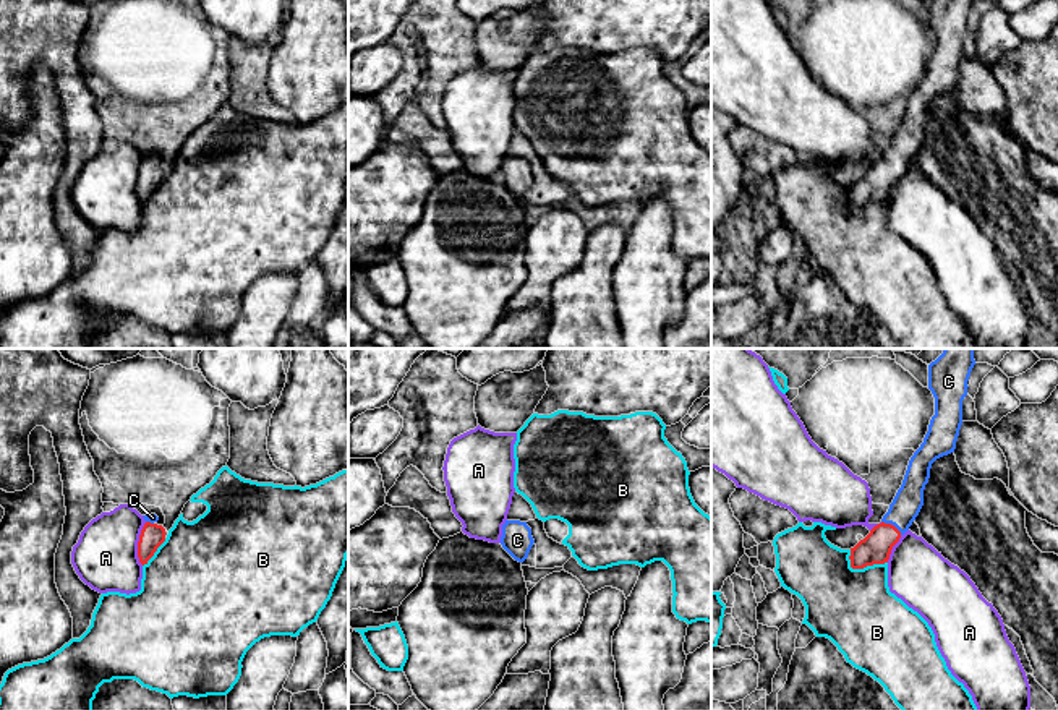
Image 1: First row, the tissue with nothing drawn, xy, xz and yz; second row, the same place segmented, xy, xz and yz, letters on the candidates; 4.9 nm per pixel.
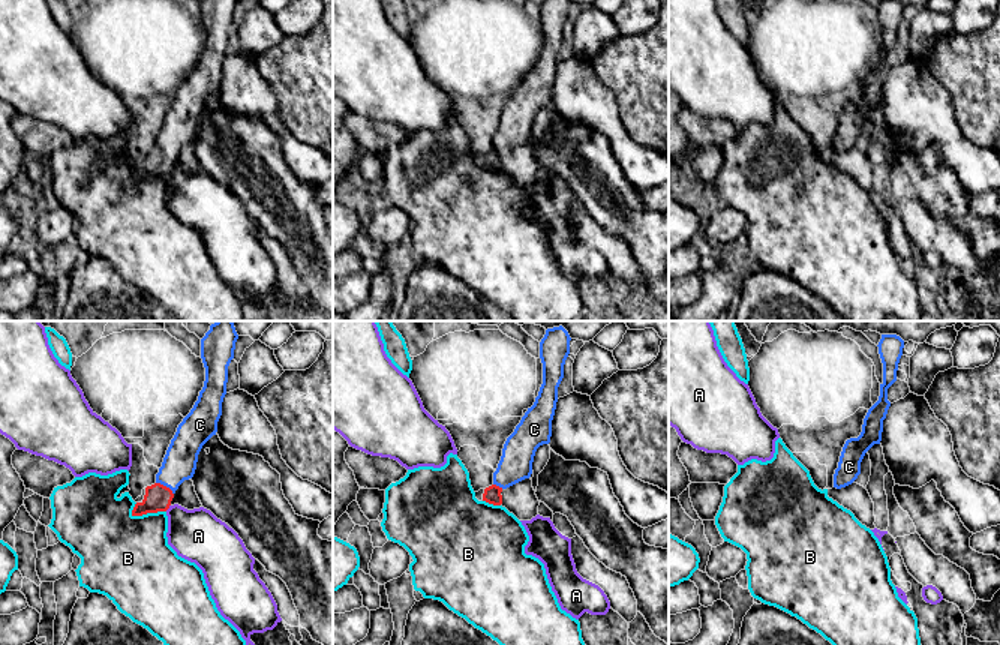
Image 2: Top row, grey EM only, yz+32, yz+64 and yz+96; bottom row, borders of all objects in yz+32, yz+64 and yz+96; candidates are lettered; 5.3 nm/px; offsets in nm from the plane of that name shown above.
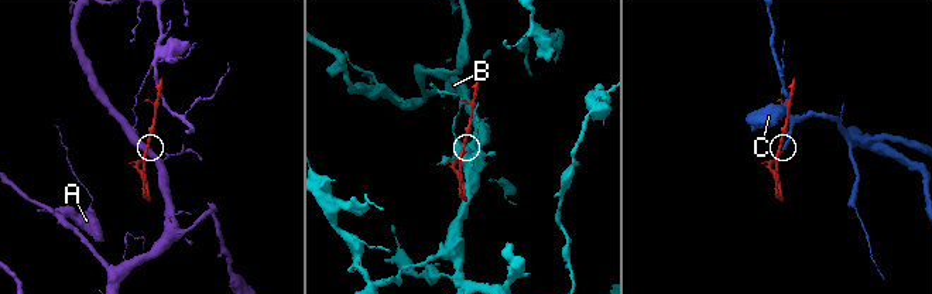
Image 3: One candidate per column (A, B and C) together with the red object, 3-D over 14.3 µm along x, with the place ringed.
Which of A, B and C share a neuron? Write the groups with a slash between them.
A / B / C

